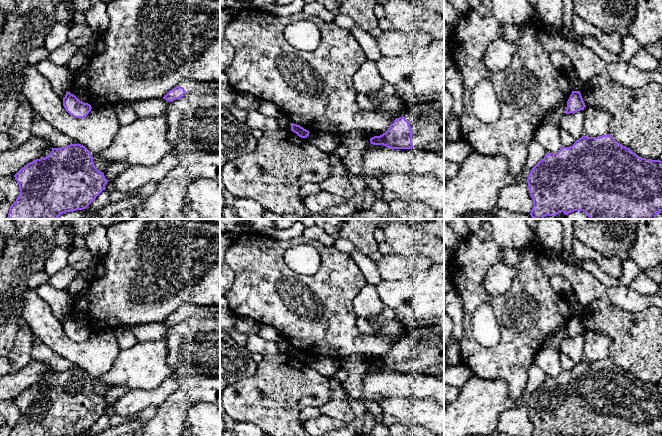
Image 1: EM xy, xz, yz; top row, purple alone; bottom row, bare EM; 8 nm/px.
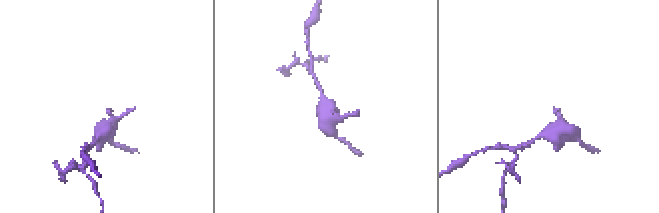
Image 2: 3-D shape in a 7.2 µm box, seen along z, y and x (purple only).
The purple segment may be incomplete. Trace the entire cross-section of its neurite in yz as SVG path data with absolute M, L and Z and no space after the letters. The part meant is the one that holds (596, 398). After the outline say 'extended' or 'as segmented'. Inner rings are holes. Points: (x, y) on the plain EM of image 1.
M611 358L582 360L570 371L557 377L547 376L528 399L533 424L531 436L660 436L662 435L662 385L638 380L618 367Z; as segmented

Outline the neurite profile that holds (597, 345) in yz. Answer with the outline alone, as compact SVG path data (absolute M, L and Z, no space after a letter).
M586 330L585 345L582 360L597 361L609 358L611 338L603 333Z

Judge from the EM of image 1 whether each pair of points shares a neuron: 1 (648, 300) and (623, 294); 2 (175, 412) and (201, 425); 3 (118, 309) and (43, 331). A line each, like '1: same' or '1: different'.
1: same
2: different
3: different

